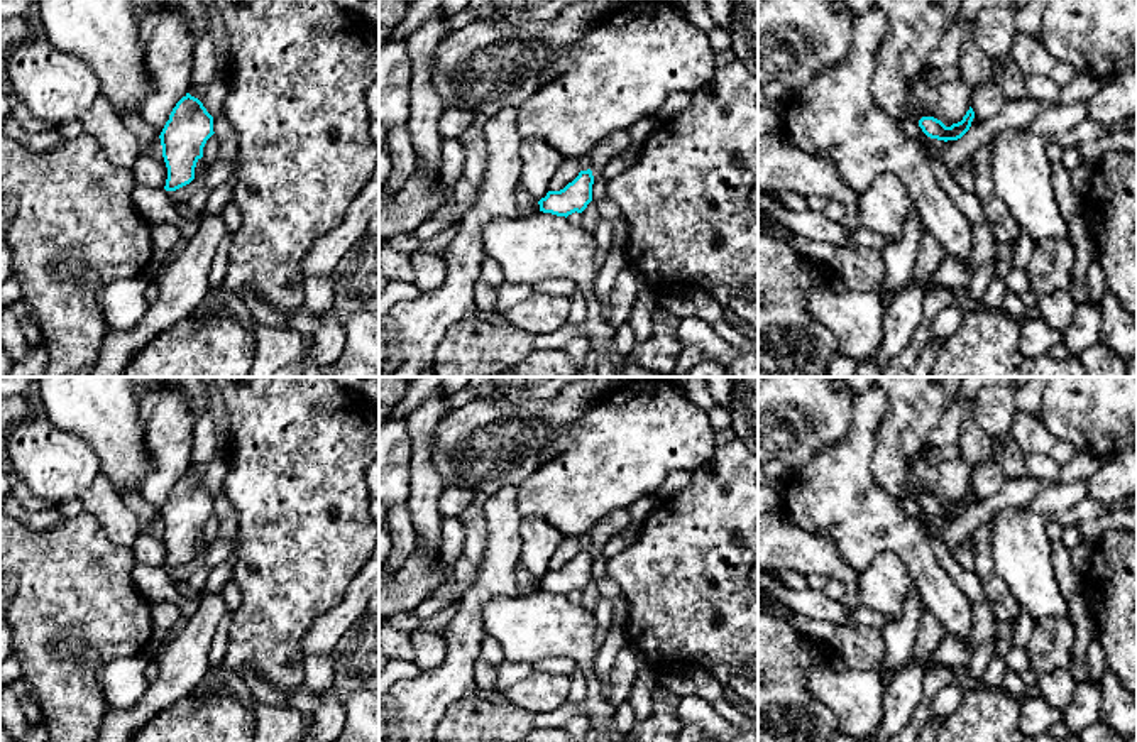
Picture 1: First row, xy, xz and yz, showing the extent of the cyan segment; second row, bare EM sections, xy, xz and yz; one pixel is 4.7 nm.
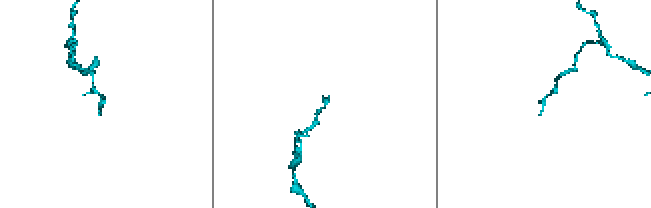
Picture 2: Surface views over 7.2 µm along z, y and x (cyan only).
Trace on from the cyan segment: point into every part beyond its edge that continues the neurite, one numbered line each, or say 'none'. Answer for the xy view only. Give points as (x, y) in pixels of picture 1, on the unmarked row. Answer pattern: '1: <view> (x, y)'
none

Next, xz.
none

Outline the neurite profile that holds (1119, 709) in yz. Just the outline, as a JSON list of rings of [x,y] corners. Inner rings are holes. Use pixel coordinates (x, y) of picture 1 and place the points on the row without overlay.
[[[1105,671],[1098,683],[1103,693],[1100,722],[1125,740],[1130,739],[1137,732],[1137,696],[1110,671]]]

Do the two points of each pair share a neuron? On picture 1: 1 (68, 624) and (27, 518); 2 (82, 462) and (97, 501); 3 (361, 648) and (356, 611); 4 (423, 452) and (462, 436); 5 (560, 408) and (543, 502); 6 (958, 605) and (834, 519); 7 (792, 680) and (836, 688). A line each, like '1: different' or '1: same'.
1: different
2: different
3: different
4: different
5: different
6: same
7: different

